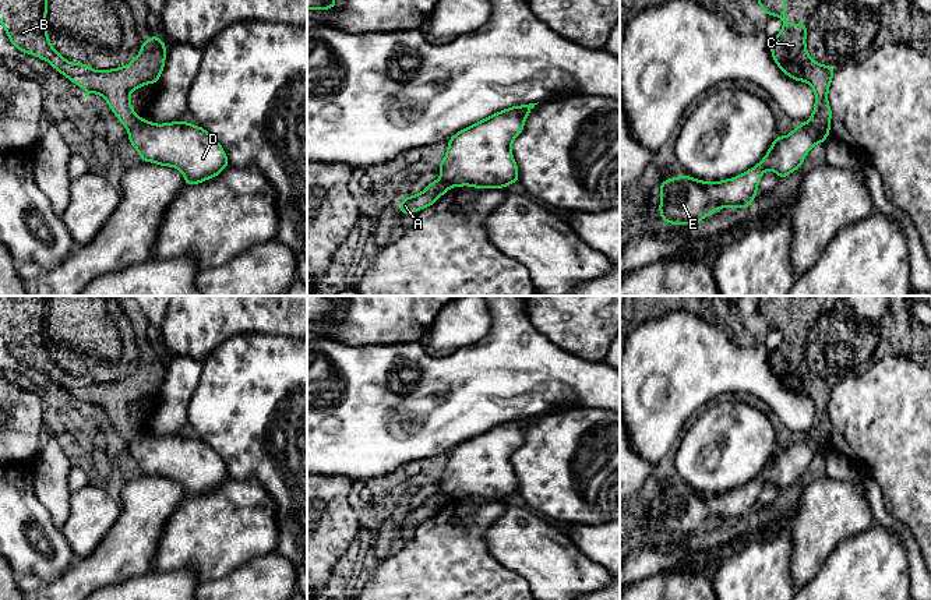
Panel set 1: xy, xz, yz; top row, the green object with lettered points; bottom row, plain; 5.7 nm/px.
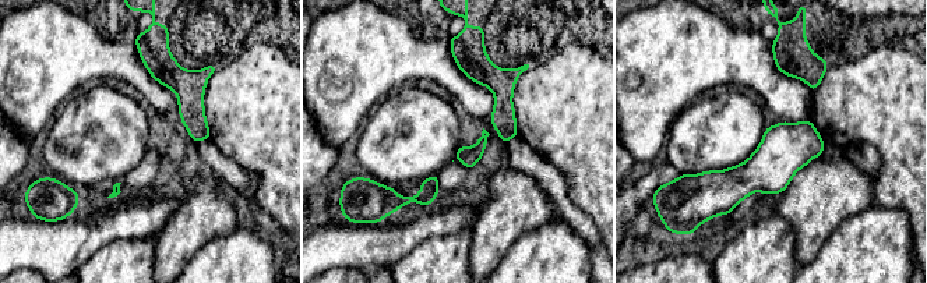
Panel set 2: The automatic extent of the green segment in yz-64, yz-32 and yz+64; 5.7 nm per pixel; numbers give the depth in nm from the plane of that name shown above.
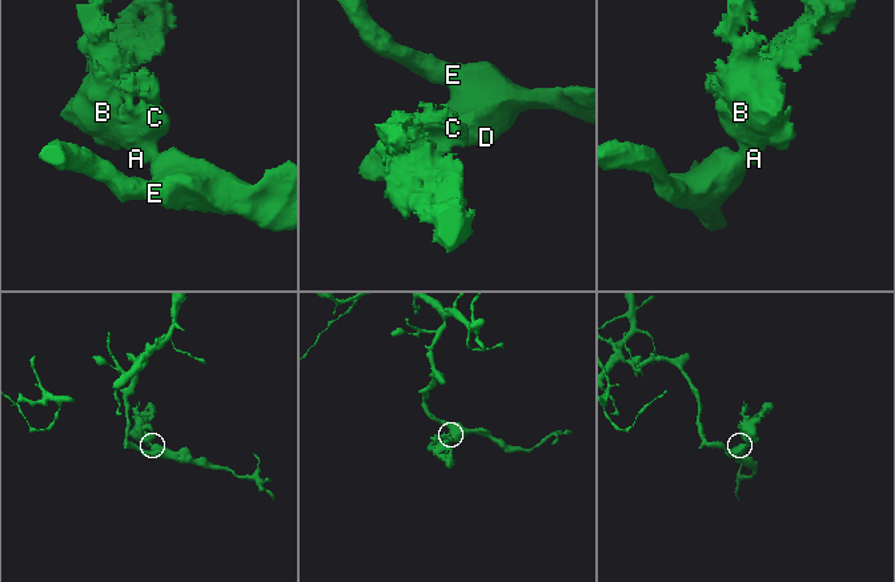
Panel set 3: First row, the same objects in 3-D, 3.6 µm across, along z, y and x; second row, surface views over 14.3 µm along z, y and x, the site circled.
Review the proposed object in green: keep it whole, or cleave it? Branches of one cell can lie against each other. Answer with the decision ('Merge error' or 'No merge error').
Merge error

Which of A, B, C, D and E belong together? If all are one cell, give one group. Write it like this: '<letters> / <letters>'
A B C / D E

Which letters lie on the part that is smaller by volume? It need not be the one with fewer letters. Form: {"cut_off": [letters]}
{"cut_off": ["A", "B", "C"]}

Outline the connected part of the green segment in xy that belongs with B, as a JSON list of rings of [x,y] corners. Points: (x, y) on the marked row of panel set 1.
[[[0,0],[0,22],[18,52],[46,60],[71,82],[89,93],[99,93],[119,121],[131,130],[140,117],[133,110],[130,93],[156,84],[166,59],[166,45],[152,35],[141,42],[141,52],[123,67],[98,71],[82,63],[67,61],[52,45],[46,28],[47,0]]]

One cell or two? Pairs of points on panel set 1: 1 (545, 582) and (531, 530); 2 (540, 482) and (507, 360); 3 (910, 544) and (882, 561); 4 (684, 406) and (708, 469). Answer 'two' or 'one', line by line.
1: one
2: two
3: two
4: two

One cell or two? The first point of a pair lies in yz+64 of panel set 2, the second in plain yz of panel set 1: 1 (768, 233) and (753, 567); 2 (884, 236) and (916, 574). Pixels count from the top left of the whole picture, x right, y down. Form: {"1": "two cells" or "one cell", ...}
{"1": "one cell", "2": "two cells"}

